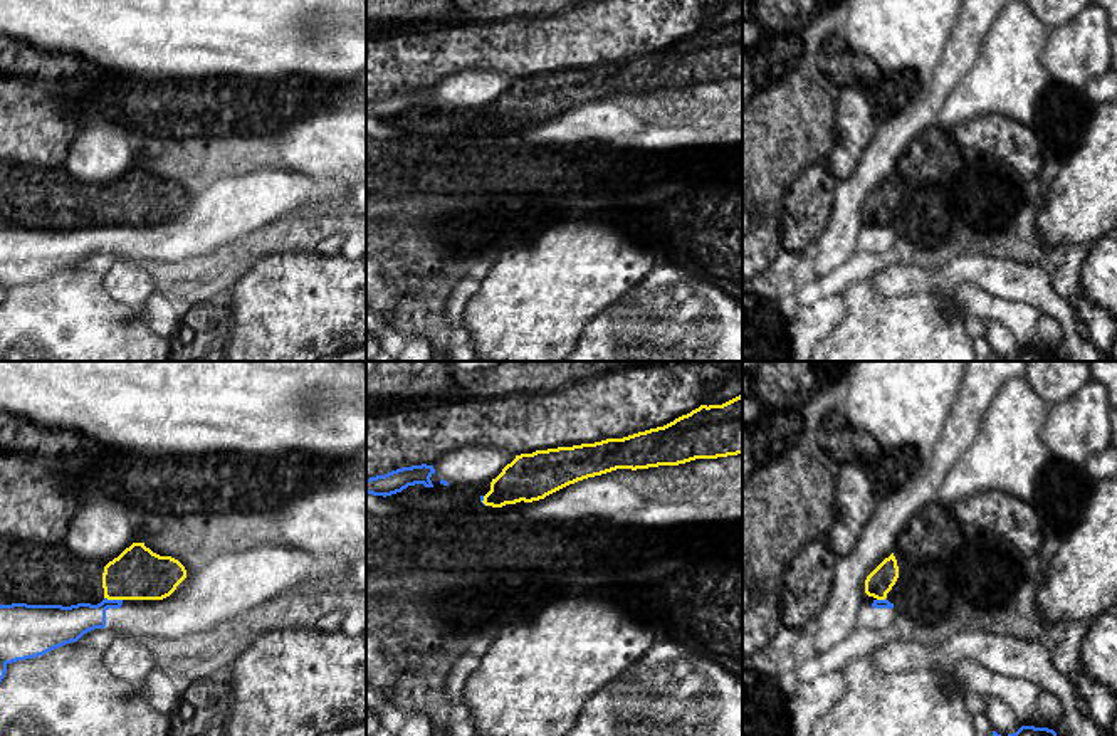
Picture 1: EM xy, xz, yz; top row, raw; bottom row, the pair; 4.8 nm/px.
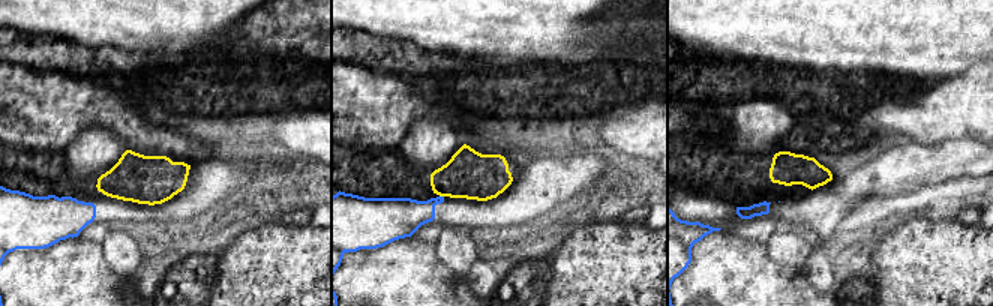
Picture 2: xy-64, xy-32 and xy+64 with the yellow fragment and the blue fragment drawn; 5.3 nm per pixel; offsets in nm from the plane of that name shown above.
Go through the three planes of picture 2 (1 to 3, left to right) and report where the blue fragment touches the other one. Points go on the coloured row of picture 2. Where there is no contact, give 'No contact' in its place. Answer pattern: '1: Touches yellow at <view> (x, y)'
1: No contact
2: Touches yellow at xy-32 (441, 195)
3: No contact

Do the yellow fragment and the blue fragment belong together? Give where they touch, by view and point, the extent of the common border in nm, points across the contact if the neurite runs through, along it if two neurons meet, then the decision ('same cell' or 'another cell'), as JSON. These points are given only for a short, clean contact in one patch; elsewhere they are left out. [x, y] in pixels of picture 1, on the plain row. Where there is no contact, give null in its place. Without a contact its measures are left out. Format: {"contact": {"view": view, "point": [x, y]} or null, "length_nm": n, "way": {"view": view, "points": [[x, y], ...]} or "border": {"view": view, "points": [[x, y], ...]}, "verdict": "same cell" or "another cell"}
{"contact": {"view": "xy", "point": [113, 222]}, "length_nm": 90, "border": {"view": "xy", "points": [[104, 220], [121, 224]]}, "verdict": "another cell"}

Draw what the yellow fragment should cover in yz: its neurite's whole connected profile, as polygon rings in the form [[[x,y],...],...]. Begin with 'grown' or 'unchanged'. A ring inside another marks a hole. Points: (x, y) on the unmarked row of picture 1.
unchanged | [[[894,176],[885,181],[865,203],[865,217],[885,223],[899,202],[899,190]]]

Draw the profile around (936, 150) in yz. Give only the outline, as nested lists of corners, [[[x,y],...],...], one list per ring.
[[[931,126],[910,143],[907,163],[922,171],[954,171],[959,166],[959,145],[951,131]]]

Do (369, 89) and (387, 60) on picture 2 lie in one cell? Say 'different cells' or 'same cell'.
different cells

